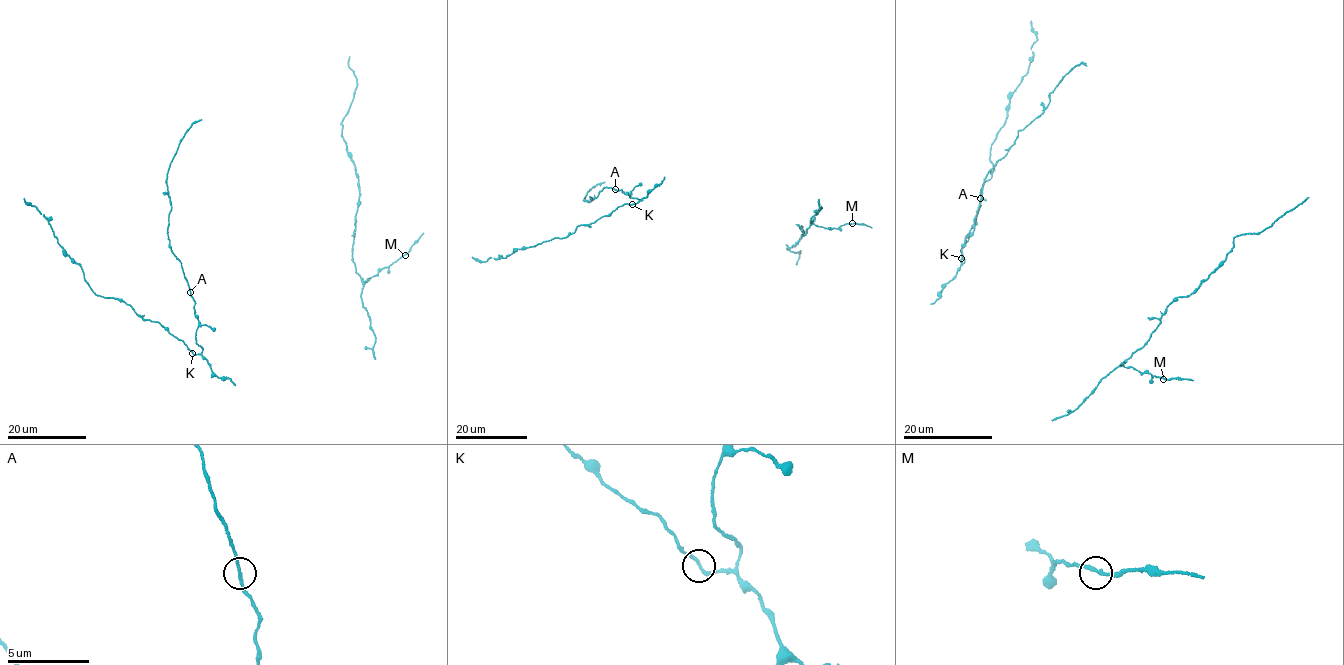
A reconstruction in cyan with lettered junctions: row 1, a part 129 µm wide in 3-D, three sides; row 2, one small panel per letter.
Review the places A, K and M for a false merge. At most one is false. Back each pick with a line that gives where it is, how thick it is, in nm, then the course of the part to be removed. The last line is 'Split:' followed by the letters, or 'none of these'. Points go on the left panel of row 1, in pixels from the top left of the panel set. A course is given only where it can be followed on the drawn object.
Split: none of these

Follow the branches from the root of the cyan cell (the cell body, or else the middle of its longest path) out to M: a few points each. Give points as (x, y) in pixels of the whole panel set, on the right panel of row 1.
M: (1052, 420), (1077, 409), (1102, 379), (1119, 367), (1133, 367), (1142, 373), (1163, 379)

